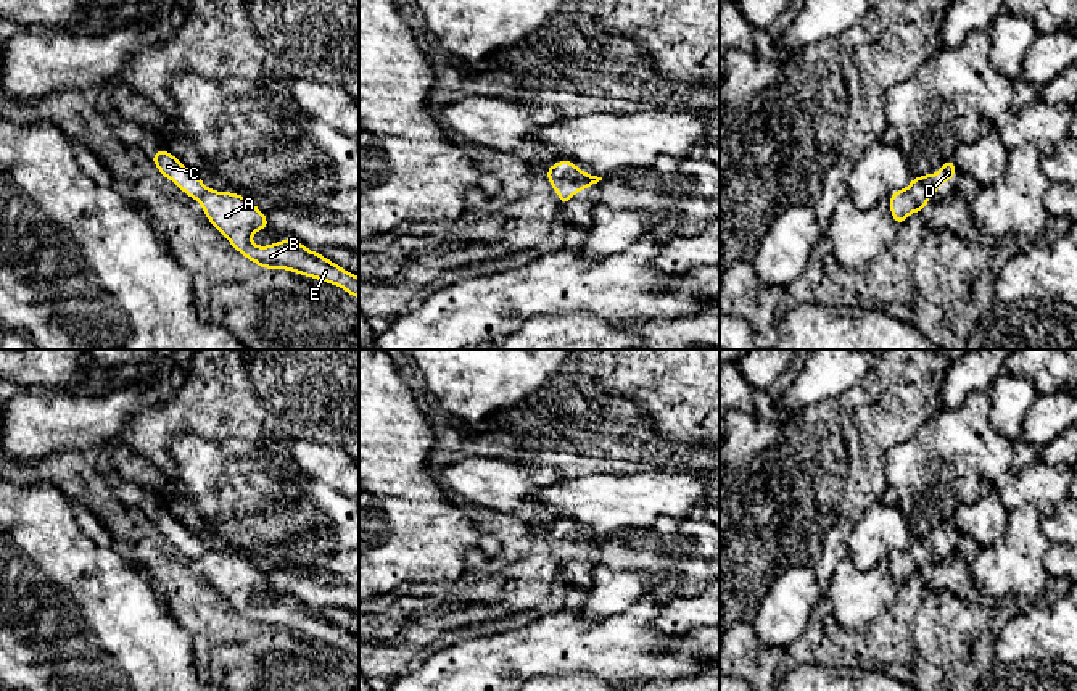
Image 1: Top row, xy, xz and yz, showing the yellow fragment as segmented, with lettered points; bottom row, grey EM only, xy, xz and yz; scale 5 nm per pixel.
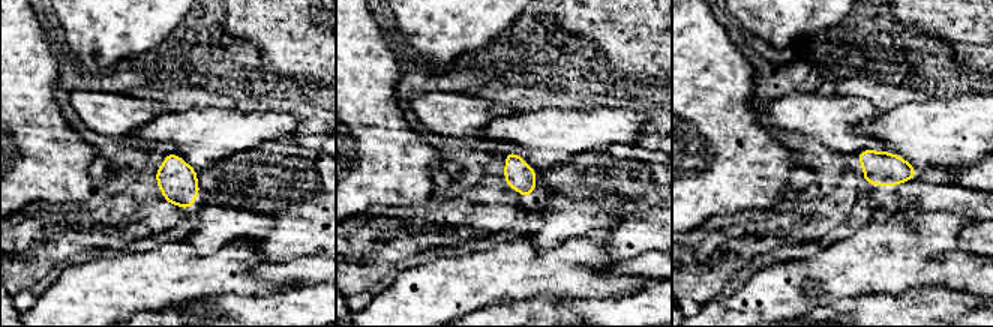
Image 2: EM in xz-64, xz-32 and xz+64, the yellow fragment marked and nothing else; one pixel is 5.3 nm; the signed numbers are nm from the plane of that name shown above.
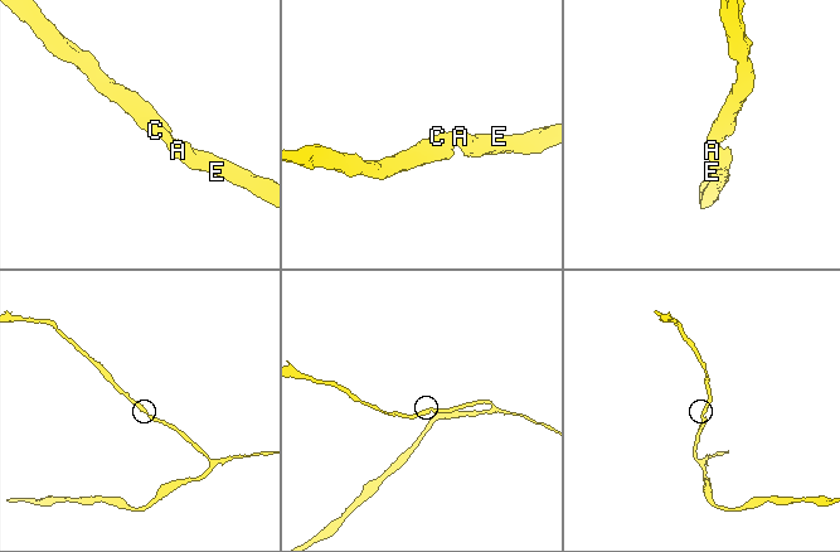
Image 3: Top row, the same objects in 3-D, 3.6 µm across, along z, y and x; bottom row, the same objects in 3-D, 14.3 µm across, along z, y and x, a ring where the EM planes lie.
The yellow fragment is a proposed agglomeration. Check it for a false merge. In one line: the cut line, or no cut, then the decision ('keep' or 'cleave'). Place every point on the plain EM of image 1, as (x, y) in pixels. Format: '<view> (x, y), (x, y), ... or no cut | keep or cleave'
no cut | keep

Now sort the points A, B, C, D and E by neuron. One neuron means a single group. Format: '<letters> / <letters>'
A B C D E

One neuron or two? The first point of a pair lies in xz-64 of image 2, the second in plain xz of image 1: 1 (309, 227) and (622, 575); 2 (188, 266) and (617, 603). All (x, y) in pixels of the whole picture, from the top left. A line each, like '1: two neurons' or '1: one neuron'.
1: two neurons
2: two neurons

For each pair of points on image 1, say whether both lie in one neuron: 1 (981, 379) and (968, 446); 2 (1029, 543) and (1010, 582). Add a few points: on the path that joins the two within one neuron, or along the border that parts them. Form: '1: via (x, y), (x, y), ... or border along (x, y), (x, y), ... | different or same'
1: border along (986, 392), (971, 392), (961, 405), (945, 408) | different
2: via (1019, 553), (1010, 572) | same

